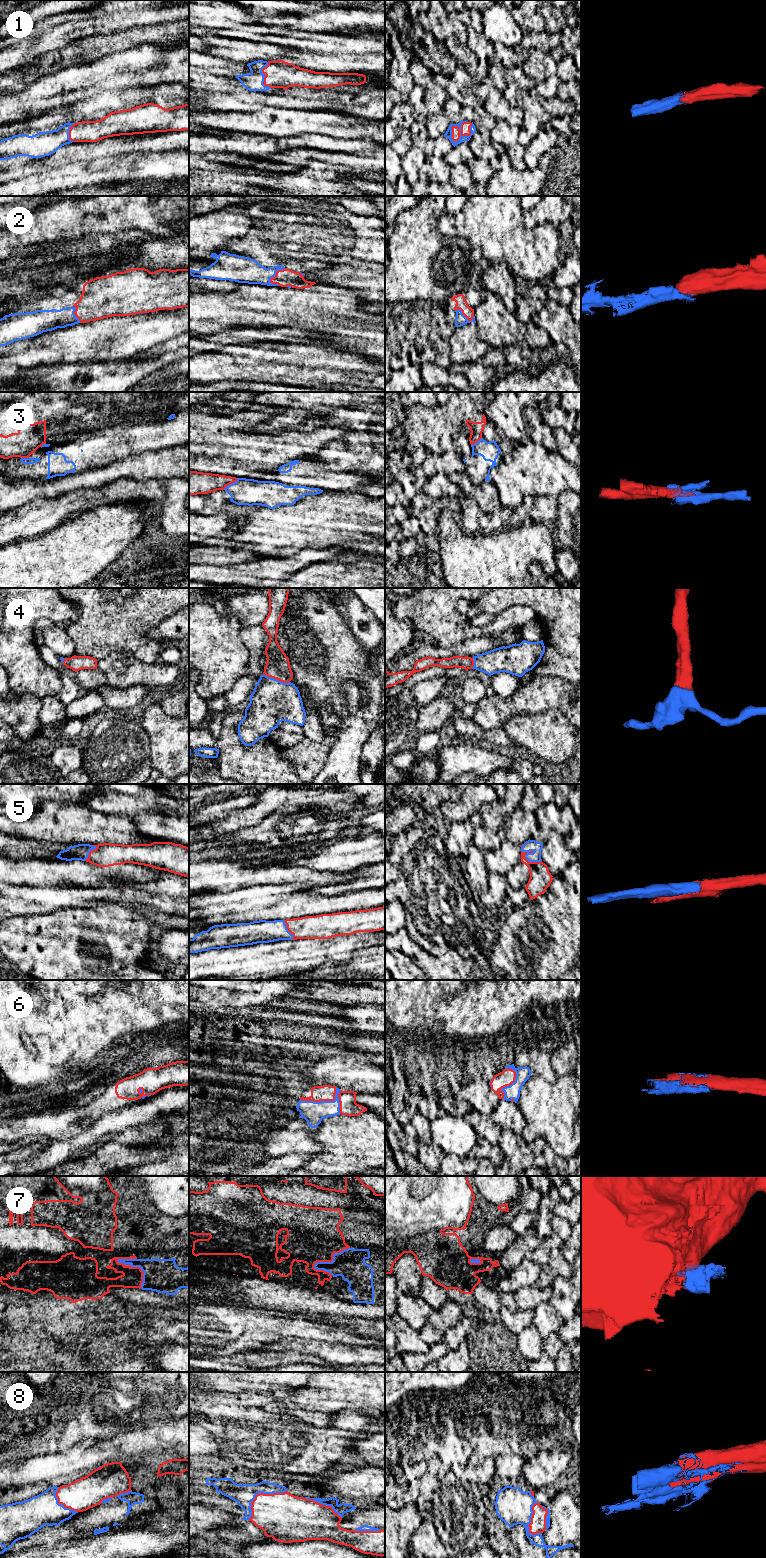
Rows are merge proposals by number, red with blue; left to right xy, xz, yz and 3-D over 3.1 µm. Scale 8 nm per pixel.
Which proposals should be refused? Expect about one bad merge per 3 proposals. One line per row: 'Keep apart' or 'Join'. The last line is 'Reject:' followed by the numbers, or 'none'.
1: Join
2: Join
3: Keep apart
4: Join
5: Join
6: Join
7: Keep apart
8: Join
Reject: 3, 7

